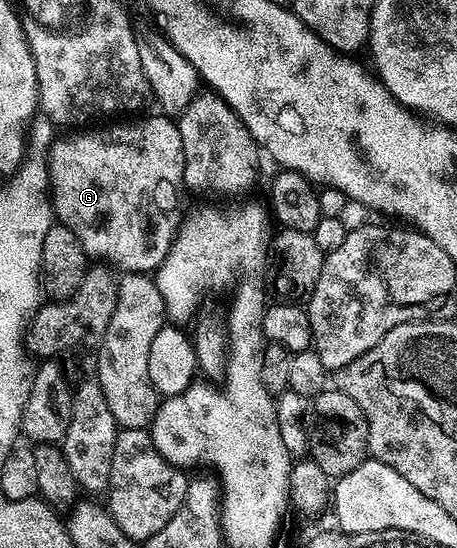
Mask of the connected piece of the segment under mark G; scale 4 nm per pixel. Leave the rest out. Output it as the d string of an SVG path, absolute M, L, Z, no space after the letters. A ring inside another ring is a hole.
M169 114L150 115L147 119L138 119L135 123L130 121L118 121L115 127L102 127L99 131L86 131L90 129L78 129L73 133L66 133L63 137L55 138L50 144L50 152L46 157L46 168L50 171L50 206L54 209L55 220L59 224L67 226L76 233L80 239L83 249L91 260L103 259L103 264L111 268L123 267L121 270L126 273L154 273L157 272L159 264L164 261L171 244L174 243L174 236L178 233L180 220L184 211L178 208L178 190L183 190L184 184L184 145L180 141L180 129L177 122Z

